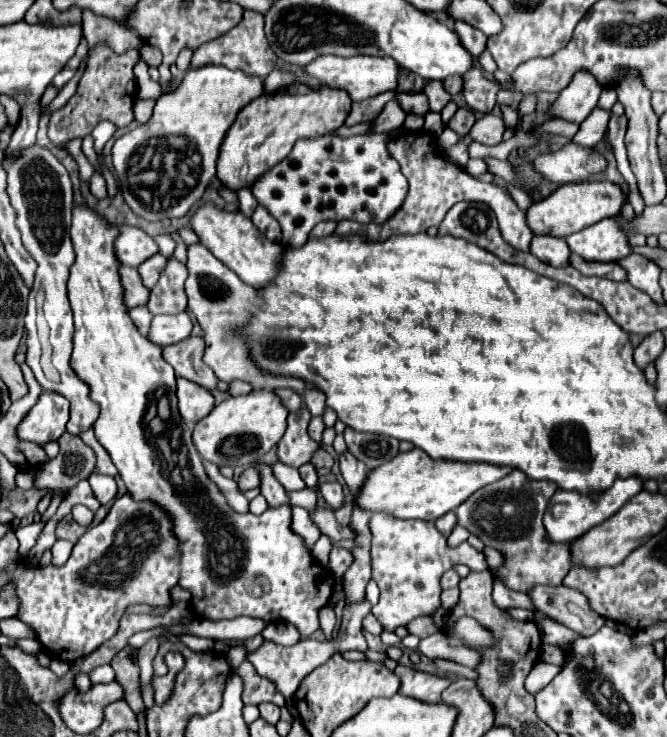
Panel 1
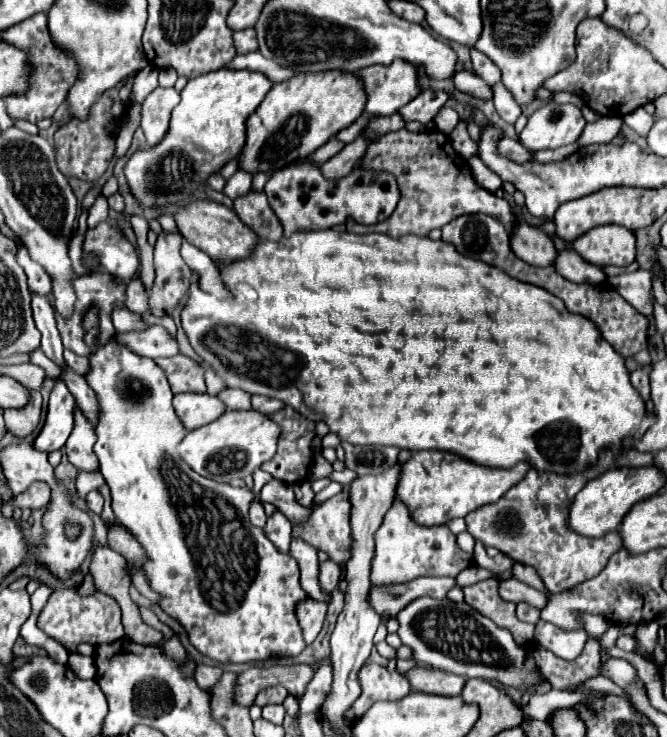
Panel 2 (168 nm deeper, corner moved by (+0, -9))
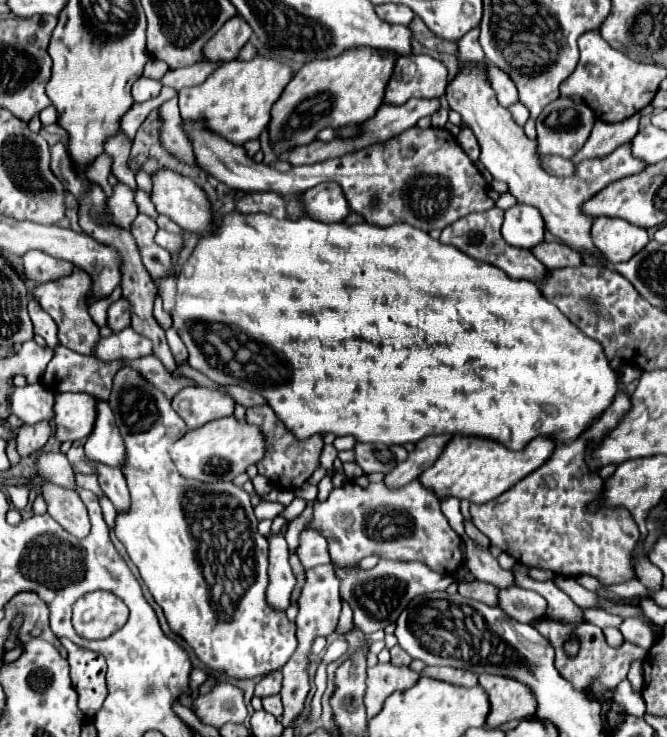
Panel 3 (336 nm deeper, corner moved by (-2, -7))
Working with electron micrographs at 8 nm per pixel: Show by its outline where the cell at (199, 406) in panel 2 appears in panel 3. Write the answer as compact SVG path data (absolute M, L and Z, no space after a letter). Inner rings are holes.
M188 386L172 398L172 408L186 422L188 428L200 428L206 422L234 414L236 402L218 390Z

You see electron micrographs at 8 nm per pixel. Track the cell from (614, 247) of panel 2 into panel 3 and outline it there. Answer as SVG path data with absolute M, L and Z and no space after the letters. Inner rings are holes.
M598 216L592 226L592 238L596 248L608 258L608 262L618 264L630 260L648 242L648 232L620 218Z

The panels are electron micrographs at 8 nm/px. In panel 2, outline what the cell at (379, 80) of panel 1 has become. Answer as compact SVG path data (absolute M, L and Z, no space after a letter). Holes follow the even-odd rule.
M394 60L390 66L368 66L352 74L364 86L368 116L392 116L418 94L418 70L404 60Z

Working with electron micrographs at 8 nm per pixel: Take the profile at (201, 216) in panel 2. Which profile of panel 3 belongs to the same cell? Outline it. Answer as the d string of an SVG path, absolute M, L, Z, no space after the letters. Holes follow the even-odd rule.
M156 170L152 174L152 202L158 214L166 214L172 218L180 228L194 232L194 234L210 234L212 232L212 216L210 216L210 202L202 188L198 188L190 178L182 176L176 170Z

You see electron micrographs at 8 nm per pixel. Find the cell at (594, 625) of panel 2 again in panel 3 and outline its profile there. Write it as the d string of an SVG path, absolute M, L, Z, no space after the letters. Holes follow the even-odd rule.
M622 680L622 682L616 686L614 702L620 704L620 706L624 706L630 714L634 714L634 716L638 716L638 718L644 718L646 706L644 706L644 702L642 702L642 696L636 694L636 692L632 692L628 680Z

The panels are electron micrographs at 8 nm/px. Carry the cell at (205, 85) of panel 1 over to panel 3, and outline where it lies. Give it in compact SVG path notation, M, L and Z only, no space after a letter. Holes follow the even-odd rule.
M256 54L252 60L230 60L220 64L202 84L182 88L180 114L182 118L206 118L206 126L226 140L242 146L246 140L258 138L270 122L270 110L292 78L292 68L274 56Z

